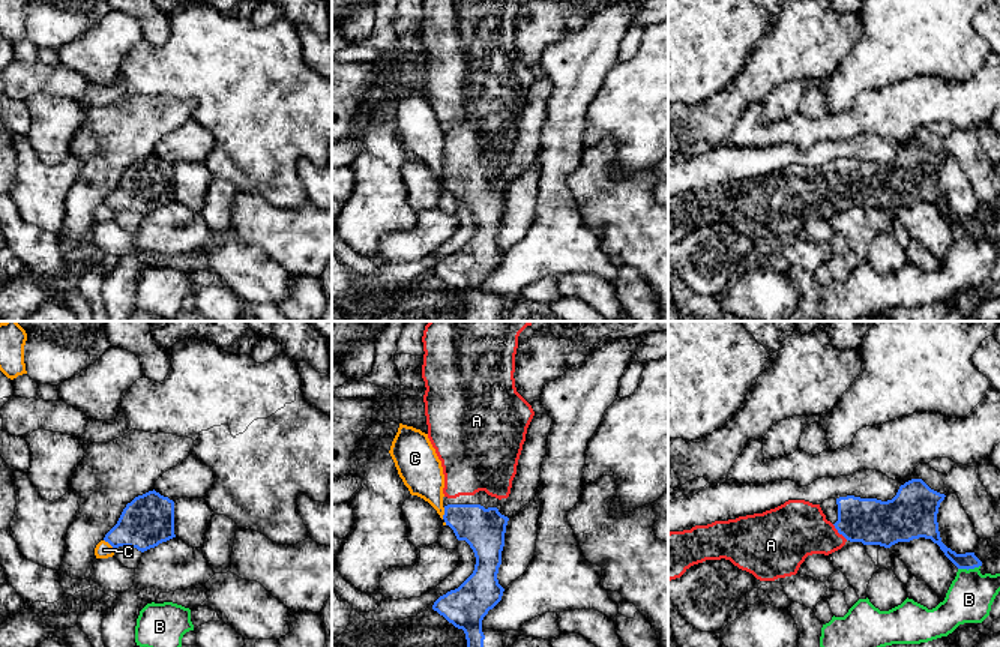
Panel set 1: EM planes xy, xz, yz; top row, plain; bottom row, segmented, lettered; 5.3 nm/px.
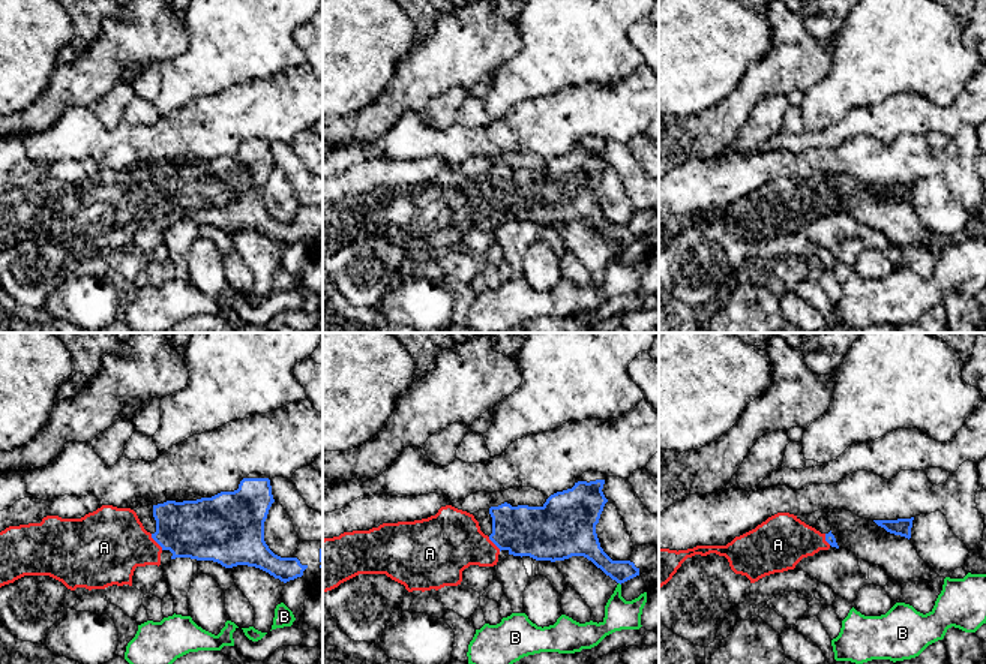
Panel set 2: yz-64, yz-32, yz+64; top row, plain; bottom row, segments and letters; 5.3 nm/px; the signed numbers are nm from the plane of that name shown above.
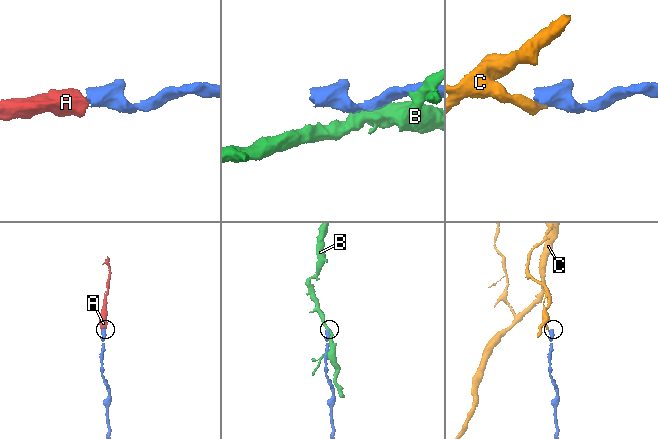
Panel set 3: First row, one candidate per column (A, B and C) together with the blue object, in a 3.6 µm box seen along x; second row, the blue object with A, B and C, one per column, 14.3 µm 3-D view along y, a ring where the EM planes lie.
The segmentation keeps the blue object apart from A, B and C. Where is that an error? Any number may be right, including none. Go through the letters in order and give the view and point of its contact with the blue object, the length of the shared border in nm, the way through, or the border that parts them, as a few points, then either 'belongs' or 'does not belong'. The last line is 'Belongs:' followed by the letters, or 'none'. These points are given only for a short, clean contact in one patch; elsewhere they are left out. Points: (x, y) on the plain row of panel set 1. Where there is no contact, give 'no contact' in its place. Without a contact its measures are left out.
A: contact yz (840, 197); length 120 nm; way yz (871, 185), (858, 185), (840, 197), (810, 197), (798, 192); belongs
B: contact yz (969, 231); length 120 nm; does not belong
C: contact xz (445, 177); length 70 nm; border xz (445, 171), (442, 182); does not belong
Belongs: A

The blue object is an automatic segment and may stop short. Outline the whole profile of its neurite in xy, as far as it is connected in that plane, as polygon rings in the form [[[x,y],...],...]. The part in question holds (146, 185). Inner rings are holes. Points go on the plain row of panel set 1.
[[[153,153],[126,168],[104,204],[113,212],[131,210],[144,216],[173,201],[174,165]]]

